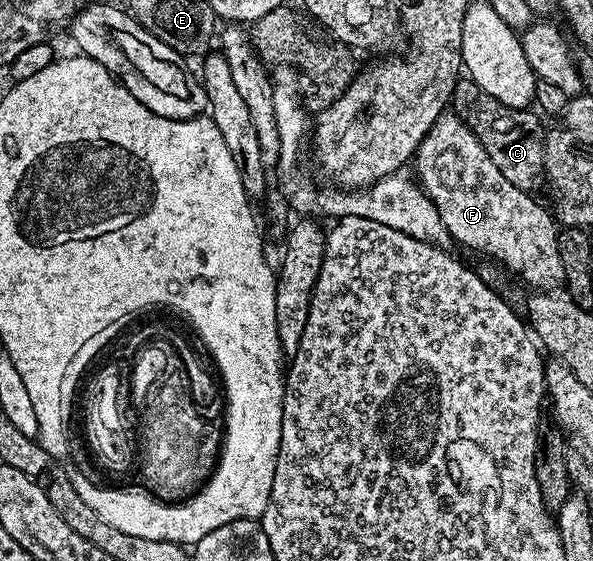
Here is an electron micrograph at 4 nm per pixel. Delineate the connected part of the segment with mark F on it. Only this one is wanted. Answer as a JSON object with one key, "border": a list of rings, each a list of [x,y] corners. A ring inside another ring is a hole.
{"border":[[[446,113],[438,117],[435,125],[427,133],[427,137],[423,137],[423,141],[417,146],[416,163],[418,175],[416,178],[429,200],[435,205],[435,209],[439,209],[439,217],[449,231],[450,240],[454,244],[462,243],[473,251],[482,251],[483,254],[498,259],[493,261],[500,264],[502,268],[505,266],[507,270],[514,271],[523,282],[530,283],[530,288],[551,291],[564,284],[557,240],[559,224],[554,212],[550,208],[548,211],[543,204],[536,203],[530,192],[511,185],[511,181],[507,181],[507,177],[499,173],[495,161],[487,157],[475,133],[471,133],[471,129],[463,125],[459,116]]]}

